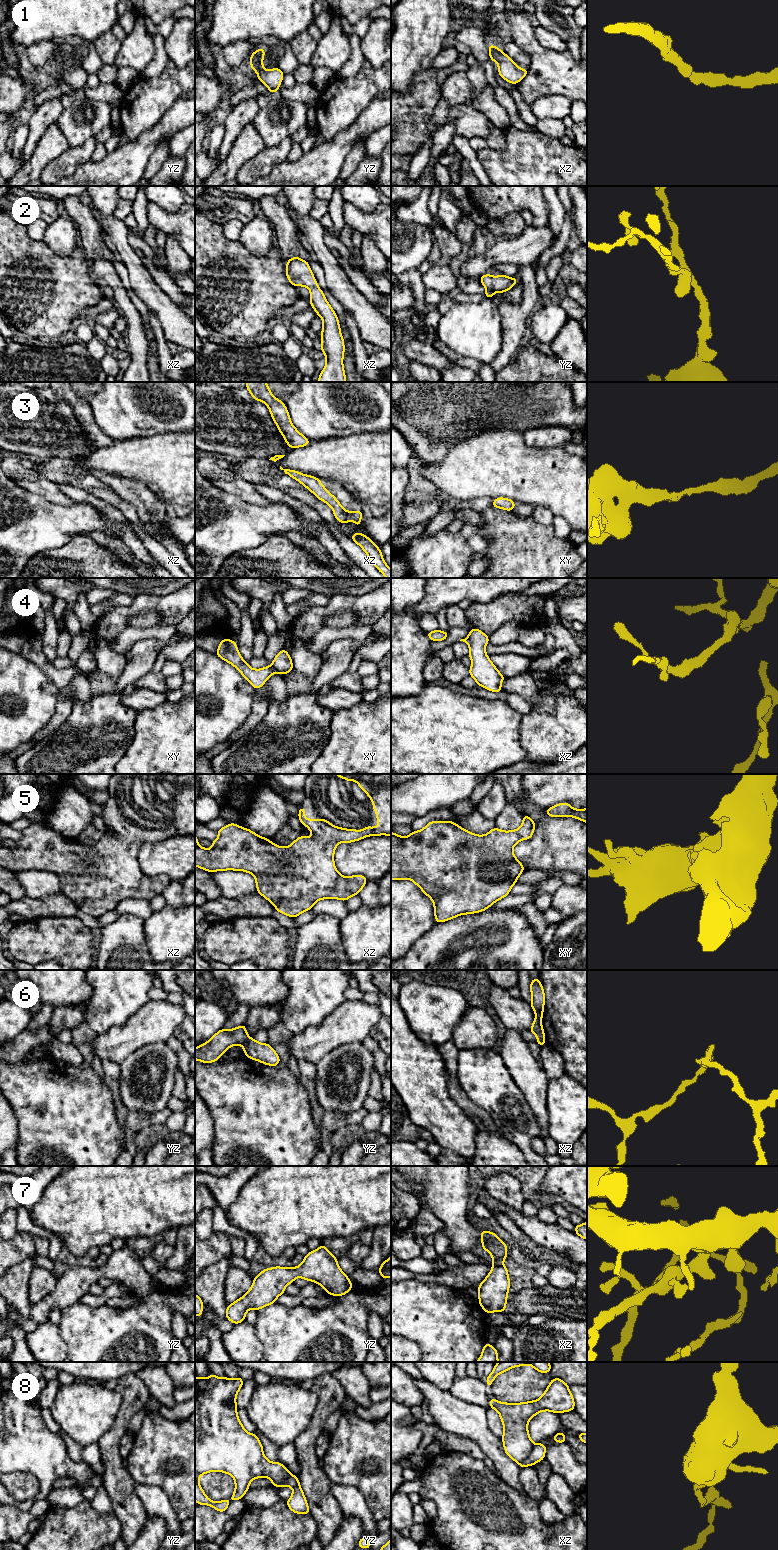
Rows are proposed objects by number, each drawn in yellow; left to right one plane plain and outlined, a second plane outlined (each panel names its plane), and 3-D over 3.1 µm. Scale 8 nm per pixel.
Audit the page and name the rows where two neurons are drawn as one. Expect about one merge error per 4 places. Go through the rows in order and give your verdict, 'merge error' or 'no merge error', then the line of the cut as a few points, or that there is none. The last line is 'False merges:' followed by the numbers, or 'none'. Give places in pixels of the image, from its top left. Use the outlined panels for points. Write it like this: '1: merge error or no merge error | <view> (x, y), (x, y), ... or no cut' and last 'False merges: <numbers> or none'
1: no merge error | no cut
2: no merge error | no cut
3: no merge error | no cut
4: merge error | xy (271, 664), (278, 672)
5: no merge error | no cut
6: merge error | yz (250, 1038), (242, 1045)
7: no merge error | no cut
8: merge error | xz (535, 1444), (531, 1452), (519, 1464)
False merges: 4, 6, 8

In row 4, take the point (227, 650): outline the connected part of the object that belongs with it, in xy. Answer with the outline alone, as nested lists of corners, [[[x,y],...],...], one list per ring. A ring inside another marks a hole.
[[[222,639],[215,654],[233,665],[255,690],[262,687],[271,675],[278,673],[272,665],[261,669],[251,668],[247,662],[243,660],[236,642],[230,639]]]

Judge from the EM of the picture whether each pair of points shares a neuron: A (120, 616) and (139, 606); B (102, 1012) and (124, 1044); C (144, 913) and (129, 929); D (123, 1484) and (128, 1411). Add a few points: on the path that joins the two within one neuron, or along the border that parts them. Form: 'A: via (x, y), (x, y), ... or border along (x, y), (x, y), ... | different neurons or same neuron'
A: via (125, 613), (134, 608) | same neuron
B: border along (132, 1014), (123, 1025), (94, 1034) | different neurons
C: border along (121, 914), (134, 914), (144, 920) | different neurons
D: via (113, 1466), (113, 1436), (119, 1429) | same neuron

